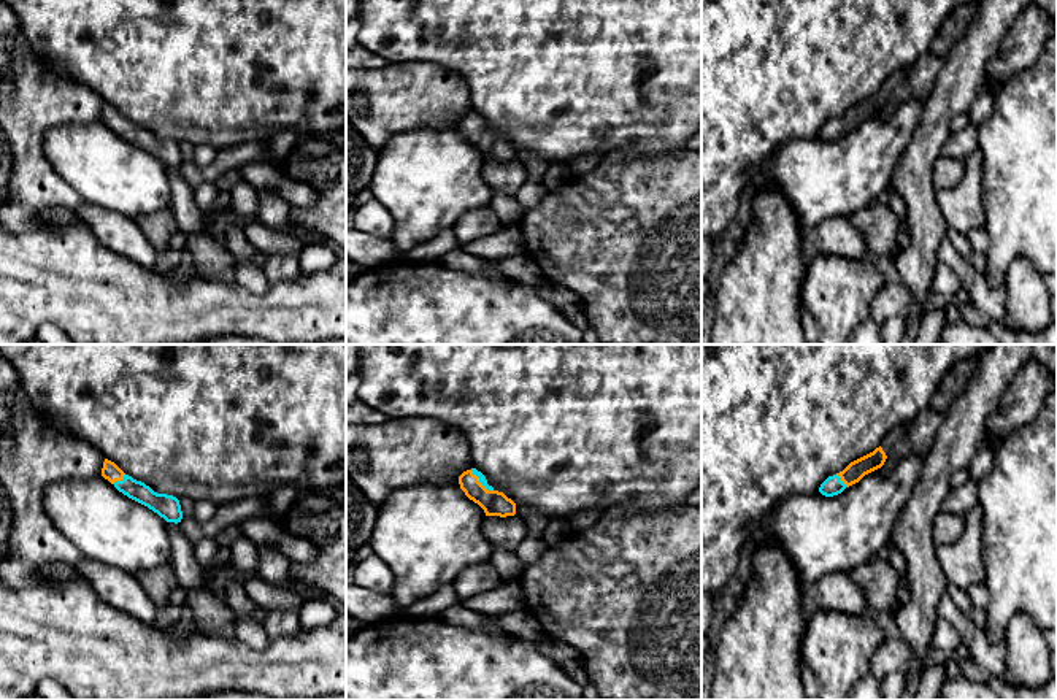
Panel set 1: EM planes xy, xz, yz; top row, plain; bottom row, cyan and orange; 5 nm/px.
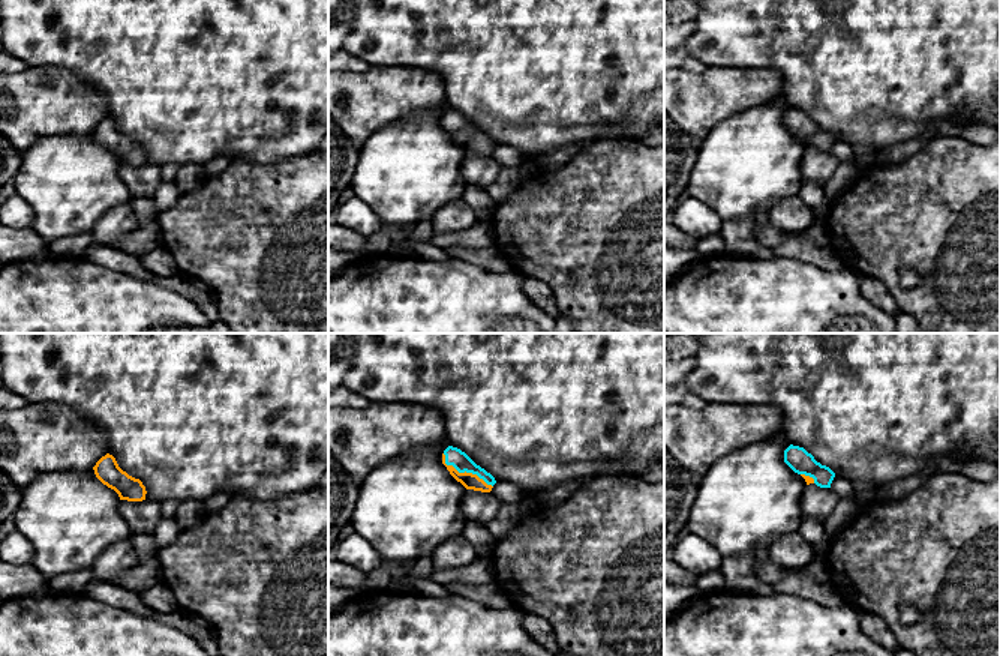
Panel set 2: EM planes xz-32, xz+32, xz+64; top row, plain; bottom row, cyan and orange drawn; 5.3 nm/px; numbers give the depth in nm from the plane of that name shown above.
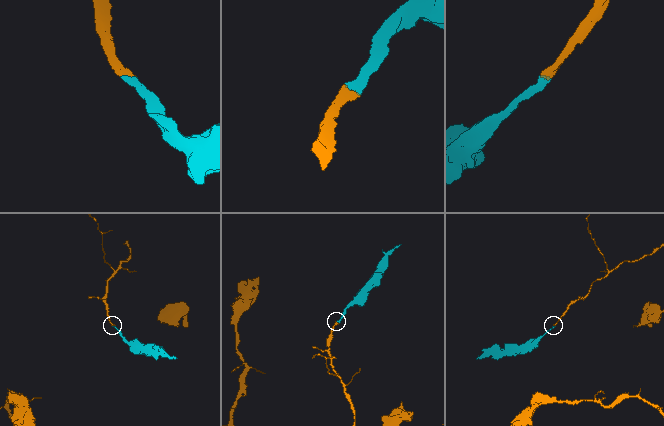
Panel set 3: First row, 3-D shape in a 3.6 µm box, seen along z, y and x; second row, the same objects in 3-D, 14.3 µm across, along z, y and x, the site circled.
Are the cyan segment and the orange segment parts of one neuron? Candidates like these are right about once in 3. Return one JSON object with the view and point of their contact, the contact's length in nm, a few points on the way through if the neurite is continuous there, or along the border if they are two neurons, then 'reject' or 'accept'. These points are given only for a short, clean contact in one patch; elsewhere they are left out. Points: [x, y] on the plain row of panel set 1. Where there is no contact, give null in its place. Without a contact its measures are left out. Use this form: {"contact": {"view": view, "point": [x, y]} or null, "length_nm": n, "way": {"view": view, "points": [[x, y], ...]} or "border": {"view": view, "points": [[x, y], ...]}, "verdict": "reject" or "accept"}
{"contact": {"view": "xz", "point": [481, 127]}, "length_nm": 160, "way": {"view": "xz", "points": [[480, 119], [481, 127], [481, 135], [494, 148]]}, "verdict": "accept"}

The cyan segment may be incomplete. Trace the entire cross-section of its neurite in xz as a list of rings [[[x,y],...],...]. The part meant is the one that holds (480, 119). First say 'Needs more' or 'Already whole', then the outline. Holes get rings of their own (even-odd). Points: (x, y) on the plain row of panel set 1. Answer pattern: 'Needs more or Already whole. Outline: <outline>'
Needs more. Outline: [[[476,113],[463,116],[459,121],[459,129],[465,140],[484,154],[486,160],[506,162],[516,159],[516,148],[489,130],[486,121]]]

